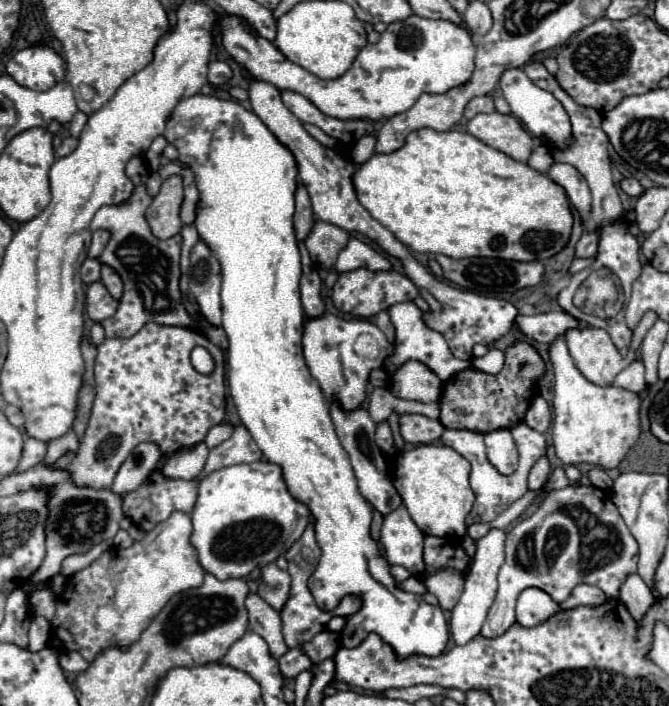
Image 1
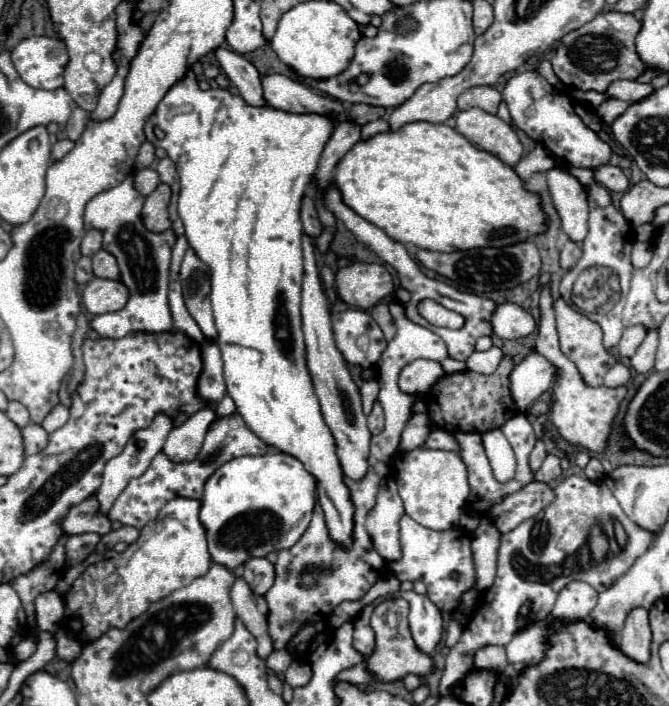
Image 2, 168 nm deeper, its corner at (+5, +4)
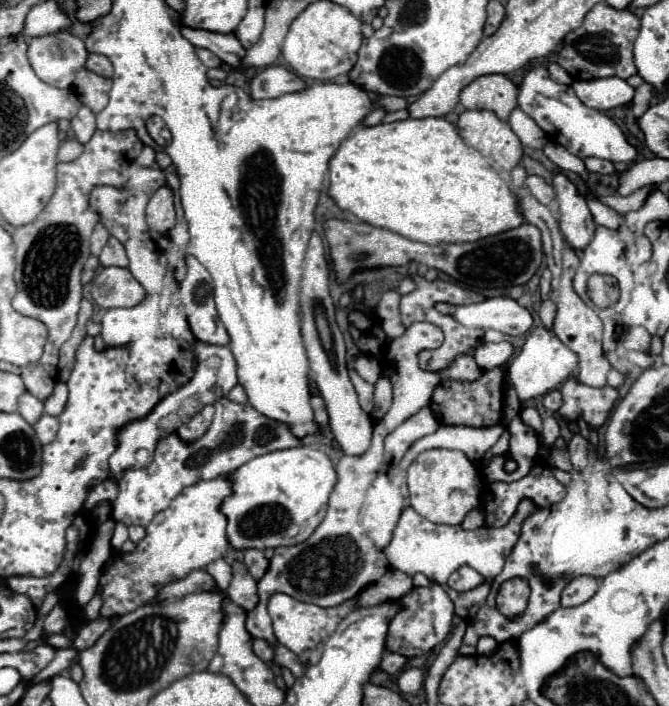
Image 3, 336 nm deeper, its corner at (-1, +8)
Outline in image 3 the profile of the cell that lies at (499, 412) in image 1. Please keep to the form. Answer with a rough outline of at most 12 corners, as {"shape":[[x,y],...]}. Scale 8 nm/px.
{"shape":[[505,367],[443,381],[431,411],[443,425],[503,421]]}

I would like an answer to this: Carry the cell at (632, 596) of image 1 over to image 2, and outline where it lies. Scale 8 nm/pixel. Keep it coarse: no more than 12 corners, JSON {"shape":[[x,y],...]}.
{"shape":[[633,609],[621,631],[621,653],[651,657],[649,613]]}

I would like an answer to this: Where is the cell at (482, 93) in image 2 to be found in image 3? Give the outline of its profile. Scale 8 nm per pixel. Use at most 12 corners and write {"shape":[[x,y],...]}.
{"shape":[[483,75],[461,91],[465,109],[507,119],[519,89],[507,77]]}

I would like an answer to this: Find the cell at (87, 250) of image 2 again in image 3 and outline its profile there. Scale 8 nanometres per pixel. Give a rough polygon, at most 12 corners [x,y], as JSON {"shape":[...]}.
{"shape":[[101,223],[91,235],[91,253],[99,255],[109,239]]}

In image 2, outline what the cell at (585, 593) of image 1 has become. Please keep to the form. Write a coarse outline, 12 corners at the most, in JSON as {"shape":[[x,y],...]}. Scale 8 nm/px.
{"shape":[[571,581],[557,597],[553,617],[577,621],[587,617],[597,591]]}

